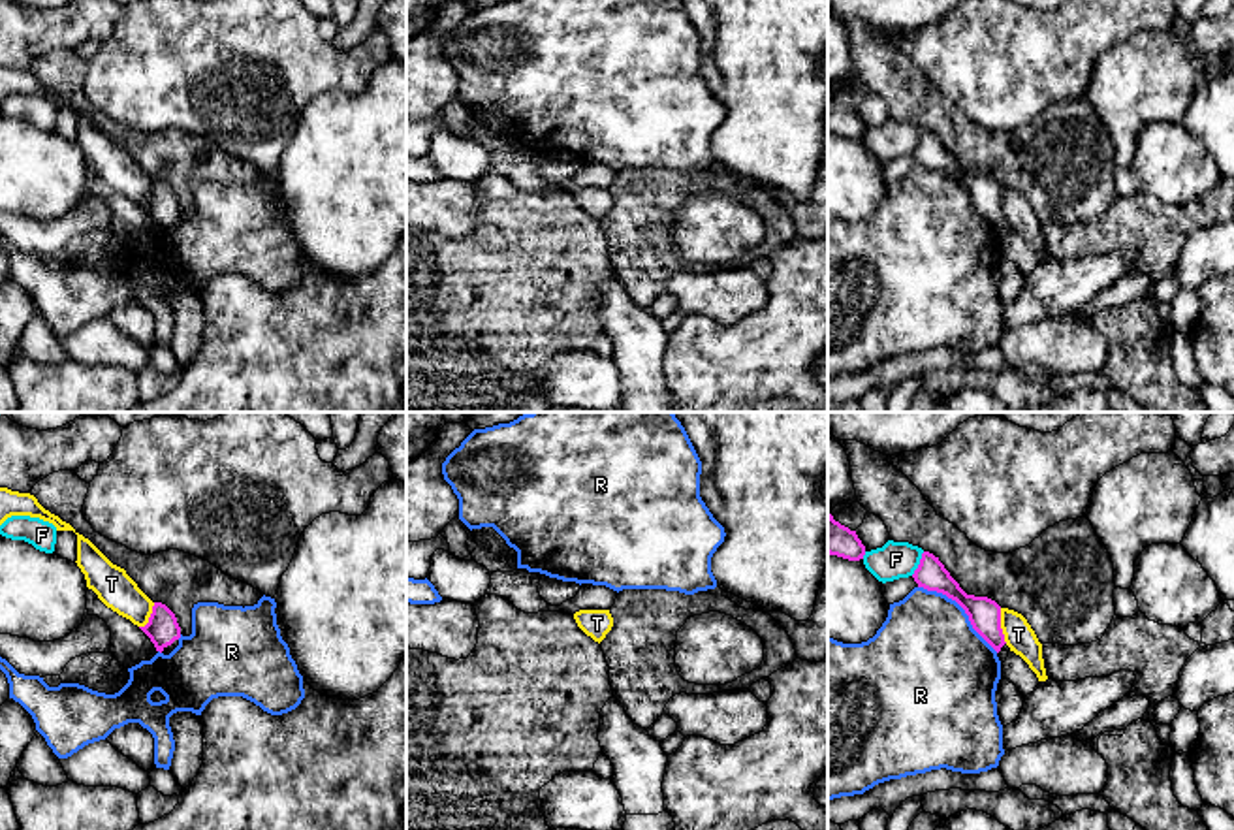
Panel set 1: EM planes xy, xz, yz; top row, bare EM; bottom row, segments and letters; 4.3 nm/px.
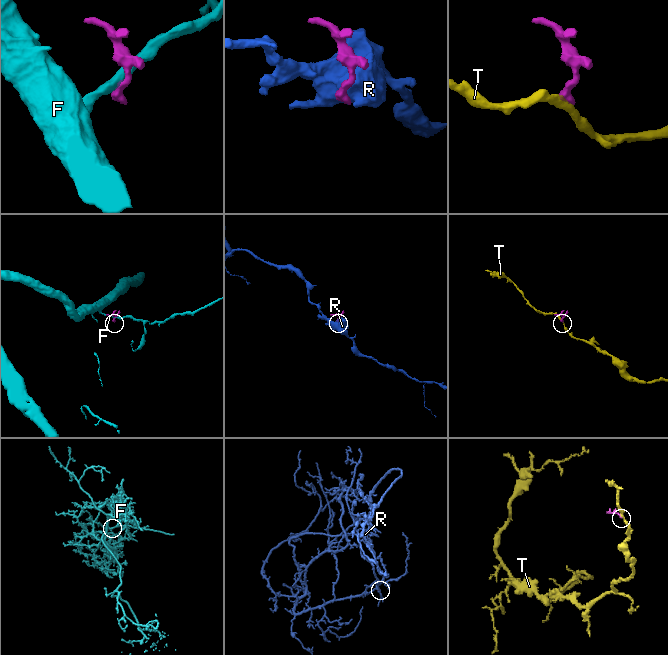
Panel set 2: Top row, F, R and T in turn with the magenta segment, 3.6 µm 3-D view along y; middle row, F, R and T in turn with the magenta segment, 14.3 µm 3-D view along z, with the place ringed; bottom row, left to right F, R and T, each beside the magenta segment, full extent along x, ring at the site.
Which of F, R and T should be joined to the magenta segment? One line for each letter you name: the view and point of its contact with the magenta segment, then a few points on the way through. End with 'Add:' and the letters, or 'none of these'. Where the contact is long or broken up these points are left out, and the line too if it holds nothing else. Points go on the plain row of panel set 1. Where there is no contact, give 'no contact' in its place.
Add: none of these

